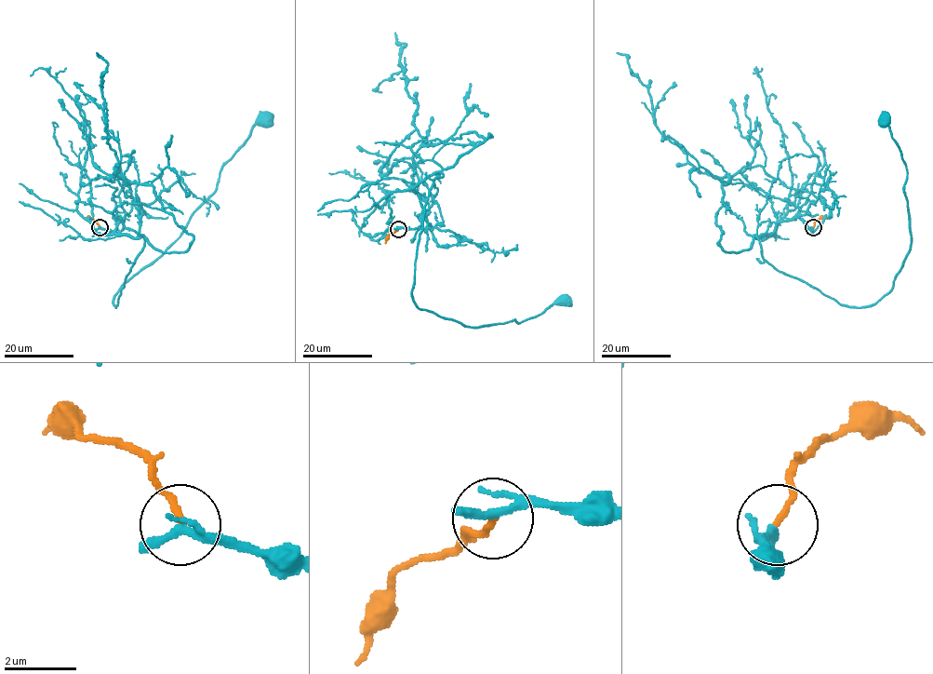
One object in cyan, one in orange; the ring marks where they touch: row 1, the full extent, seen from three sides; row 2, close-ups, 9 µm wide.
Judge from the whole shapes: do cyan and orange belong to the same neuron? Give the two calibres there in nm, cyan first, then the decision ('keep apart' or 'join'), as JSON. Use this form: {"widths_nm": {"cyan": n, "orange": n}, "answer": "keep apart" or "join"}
{"widths_nm": {"cyan": 170, "orange": 160}, "answer": "join"}

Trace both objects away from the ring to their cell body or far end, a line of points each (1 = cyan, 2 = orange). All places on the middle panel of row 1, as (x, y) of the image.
1: (397, 229), (421, 225), (414, 188), (441, 173), (424, 206), (417, 306), (478, 327), (521, 322), (564, 300)
2: (397, 229), (388, 235), (384, 243)

